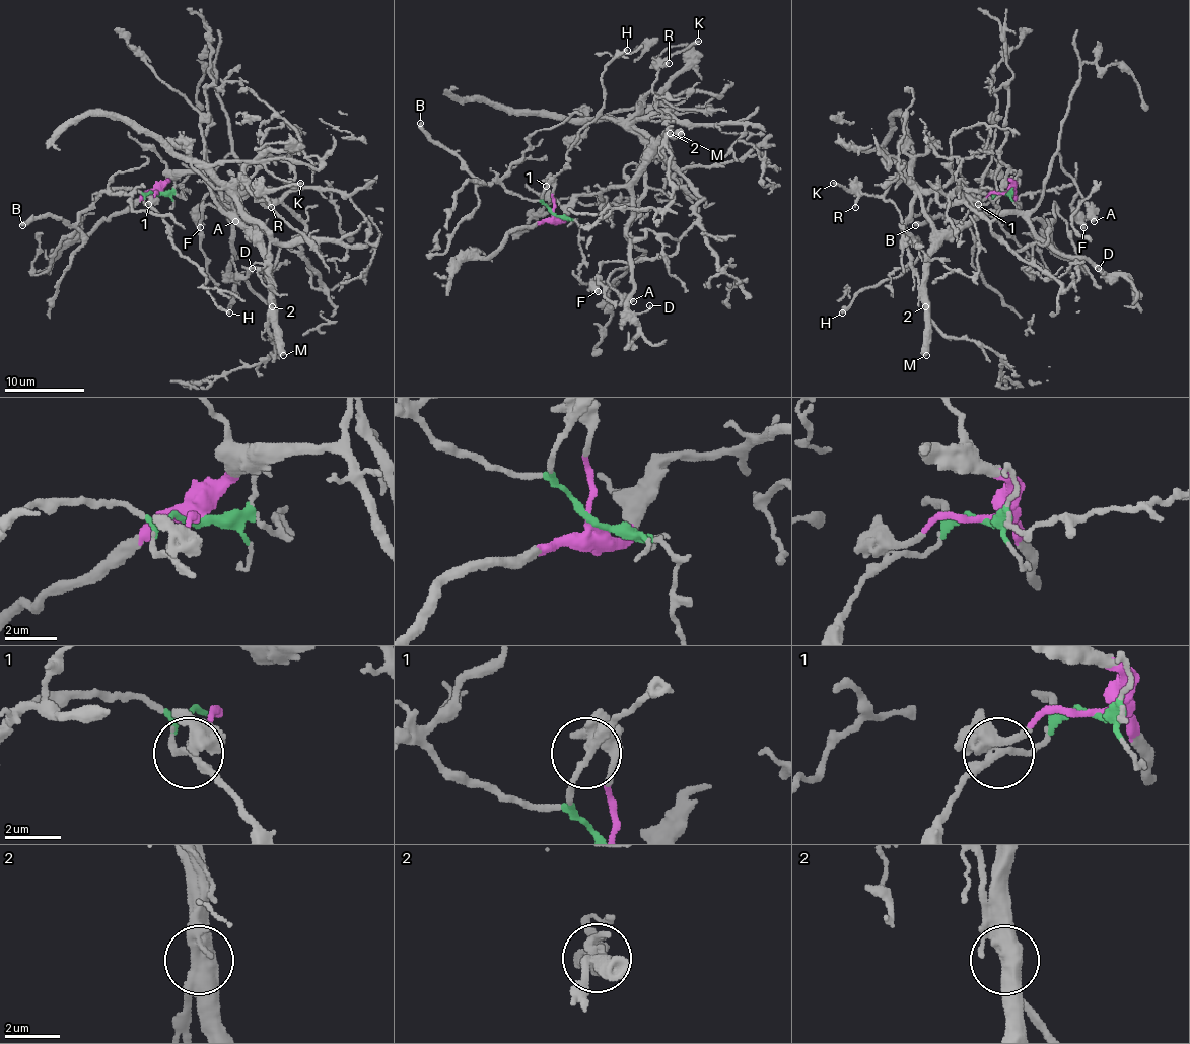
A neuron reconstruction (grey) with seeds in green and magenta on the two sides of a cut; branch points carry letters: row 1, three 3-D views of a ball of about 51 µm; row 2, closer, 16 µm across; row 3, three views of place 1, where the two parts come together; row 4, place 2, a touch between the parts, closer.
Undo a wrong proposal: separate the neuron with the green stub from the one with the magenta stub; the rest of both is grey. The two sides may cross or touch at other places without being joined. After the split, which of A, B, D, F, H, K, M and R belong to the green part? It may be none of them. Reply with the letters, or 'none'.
B, H

